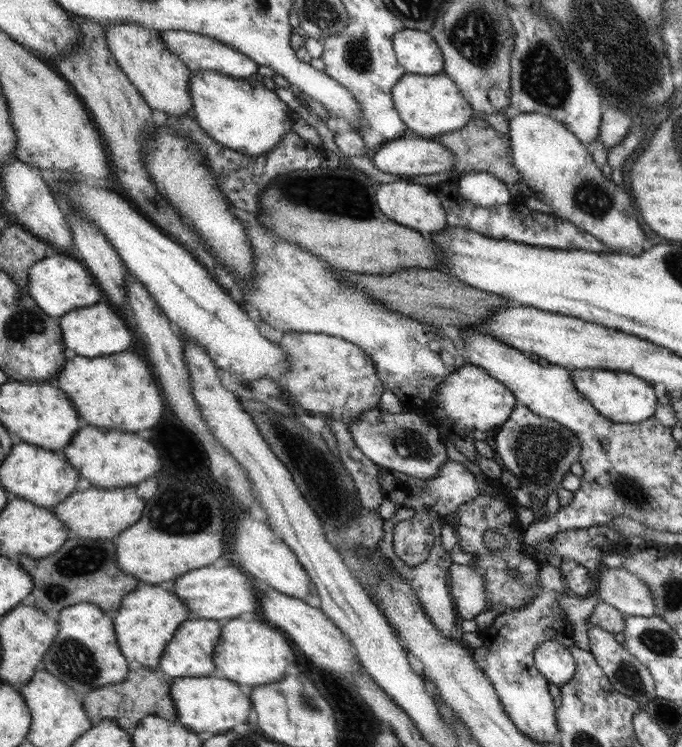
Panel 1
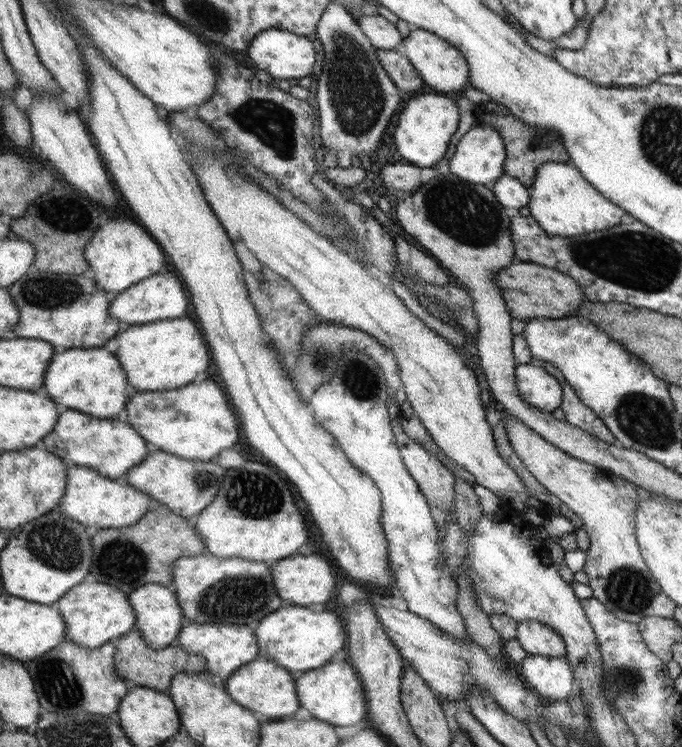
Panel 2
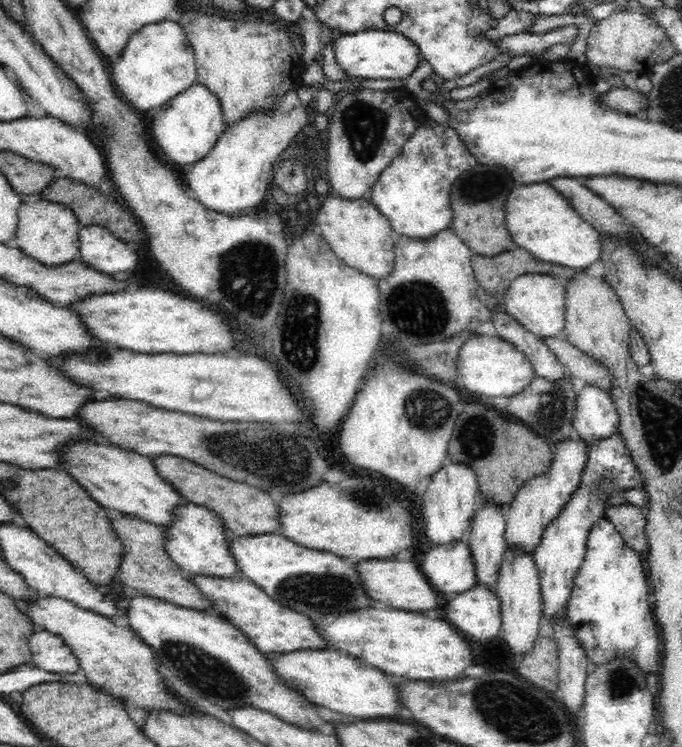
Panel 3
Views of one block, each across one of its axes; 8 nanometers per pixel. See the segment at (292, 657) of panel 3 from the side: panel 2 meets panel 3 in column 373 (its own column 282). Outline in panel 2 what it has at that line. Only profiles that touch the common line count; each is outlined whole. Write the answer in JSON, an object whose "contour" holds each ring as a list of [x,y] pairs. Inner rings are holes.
{"contour":[[[259,657],[257,660],[245,664],[224,682],[224,688],[236,703],[258,712],[266,720],[272,718],[272,720],[278,721],[292,717],[294,712],[301,708],[301,701],[298,700],[297,683],[293,673],[276,661]]]}

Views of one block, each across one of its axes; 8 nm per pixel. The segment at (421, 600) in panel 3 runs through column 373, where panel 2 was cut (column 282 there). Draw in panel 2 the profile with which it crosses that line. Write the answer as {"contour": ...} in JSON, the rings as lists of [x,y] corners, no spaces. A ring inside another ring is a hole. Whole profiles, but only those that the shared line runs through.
{"contour":[[[293,556],[274,566],[278,592],[288,604],[324,604],[336,594],[336,572],[322,556]]]}

